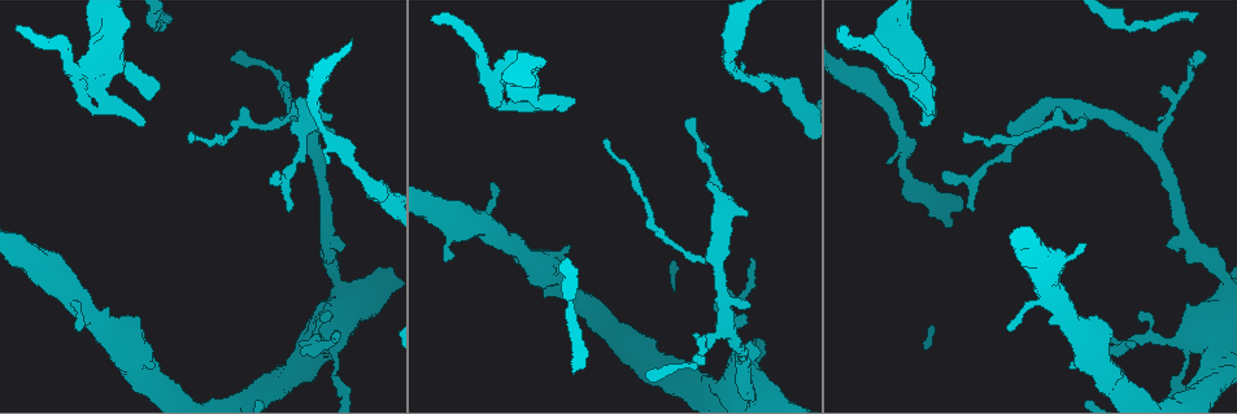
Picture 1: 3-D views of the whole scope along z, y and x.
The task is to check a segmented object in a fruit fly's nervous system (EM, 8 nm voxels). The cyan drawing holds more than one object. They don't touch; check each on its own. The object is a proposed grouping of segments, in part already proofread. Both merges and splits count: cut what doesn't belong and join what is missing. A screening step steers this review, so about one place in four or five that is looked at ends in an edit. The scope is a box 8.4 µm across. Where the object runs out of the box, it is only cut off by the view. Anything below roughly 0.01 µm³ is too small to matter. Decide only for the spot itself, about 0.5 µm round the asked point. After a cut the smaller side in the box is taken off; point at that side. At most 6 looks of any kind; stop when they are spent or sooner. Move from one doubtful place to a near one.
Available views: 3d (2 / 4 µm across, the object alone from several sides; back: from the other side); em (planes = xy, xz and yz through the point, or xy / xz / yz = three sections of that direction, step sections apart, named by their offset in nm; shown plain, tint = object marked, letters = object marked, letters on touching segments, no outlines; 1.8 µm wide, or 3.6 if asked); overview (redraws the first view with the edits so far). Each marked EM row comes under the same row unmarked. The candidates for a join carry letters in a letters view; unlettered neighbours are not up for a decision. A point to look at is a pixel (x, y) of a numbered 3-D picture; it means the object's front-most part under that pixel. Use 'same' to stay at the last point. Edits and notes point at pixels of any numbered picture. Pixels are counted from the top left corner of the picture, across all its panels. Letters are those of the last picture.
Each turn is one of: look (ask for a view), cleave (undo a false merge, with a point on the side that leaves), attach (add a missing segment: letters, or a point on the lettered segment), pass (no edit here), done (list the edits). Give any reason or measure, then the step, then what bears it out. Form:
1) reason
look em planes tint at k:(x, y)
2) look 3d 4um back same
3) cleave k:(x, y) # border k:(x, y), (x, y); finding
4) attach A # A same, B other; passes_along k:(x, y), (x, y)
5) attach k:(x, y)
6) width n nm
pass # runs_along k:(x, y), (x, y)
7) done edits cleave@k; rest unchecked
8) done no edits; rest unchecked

free end
look 3d 4um at 1:(741, 66)

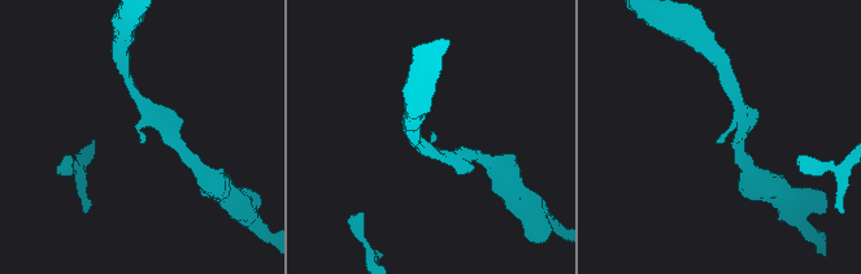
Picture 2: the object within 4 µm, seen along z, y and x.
shape alone is not enough
look em yz step 8 letters at 2:(434, 133)

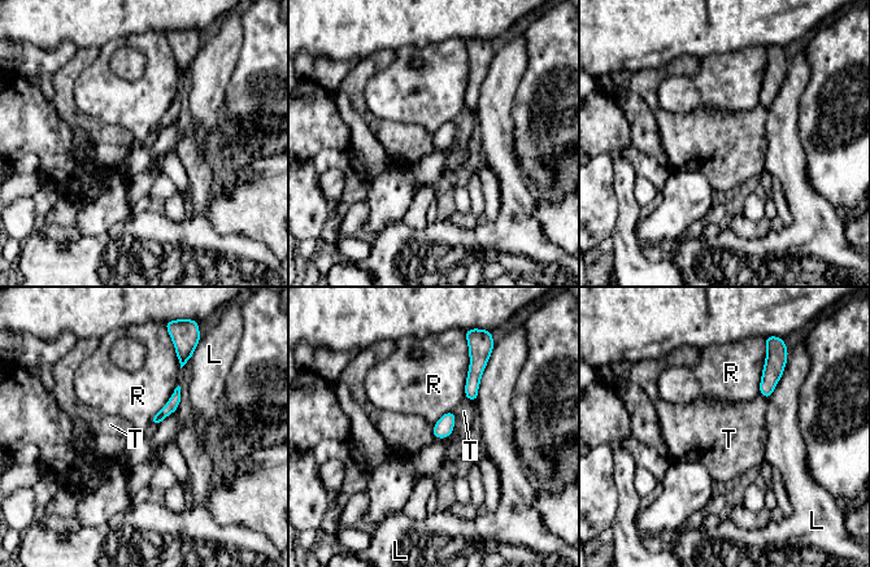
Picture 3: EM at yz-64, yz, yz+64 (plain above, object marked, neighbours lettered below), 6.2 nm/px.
look em xz step 4 letters same

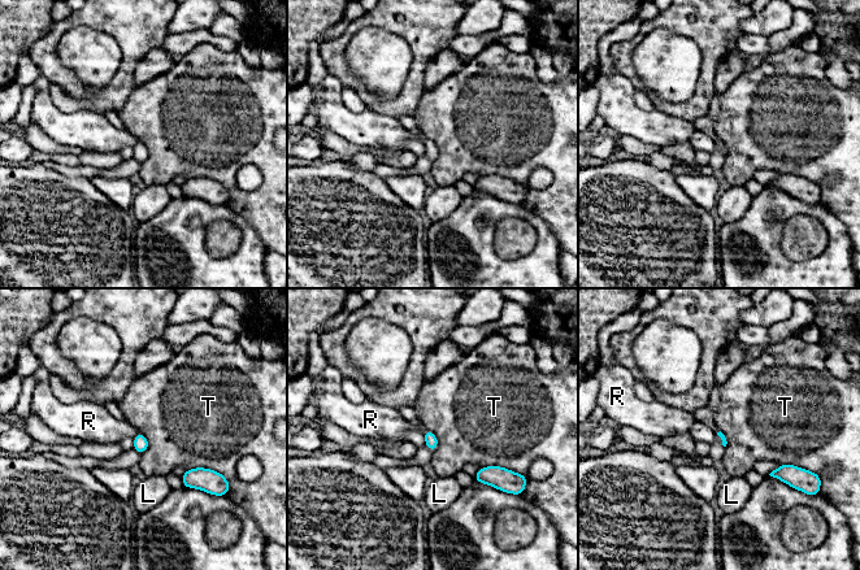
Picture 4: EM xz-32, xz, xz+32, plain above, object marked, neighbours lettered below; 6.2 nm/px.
pass # L other, R other, T other; border 4:(186, 469), (211, 468), (222, 475); none of them fits

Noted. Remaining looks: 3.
free end
look 3d 4um at 1:(1125, 136)

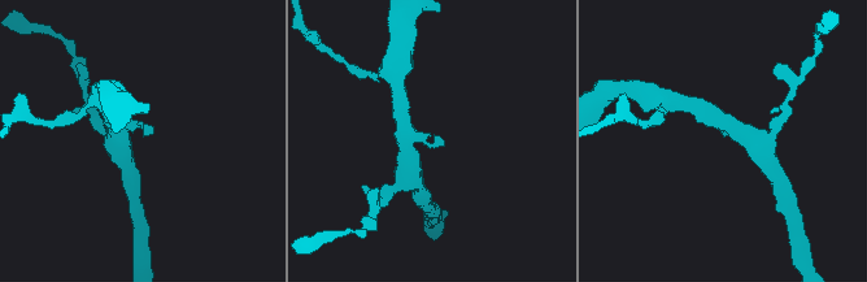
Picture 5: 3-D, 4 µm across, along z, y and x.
look em xy step 4 tint at 5:(153, 129)

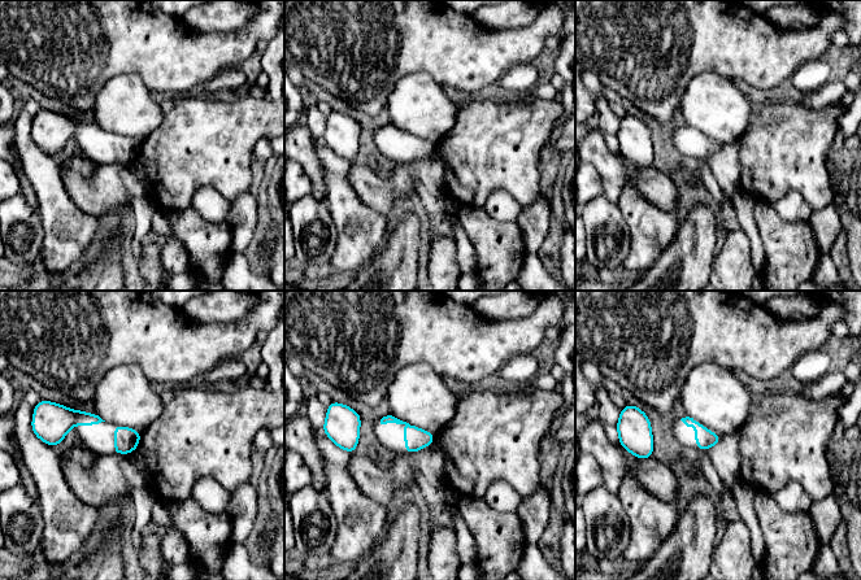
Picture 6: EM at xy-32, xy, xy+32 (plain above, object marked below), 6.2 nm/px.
look em planes letters same

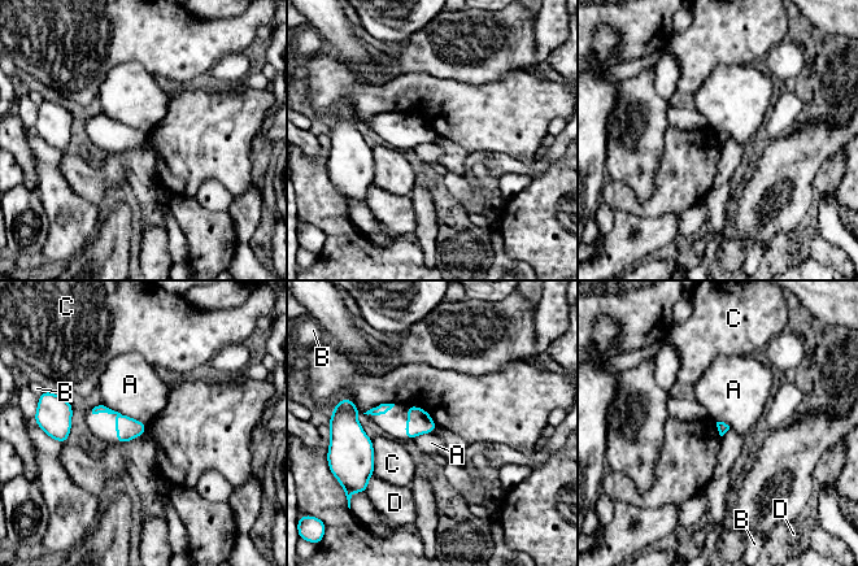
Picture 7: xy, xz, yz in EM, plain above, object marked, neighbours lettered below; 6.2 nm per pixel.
longest_contact A 300 nm
pass # A other, B other, C other, D other; no lettered segment goes on from it

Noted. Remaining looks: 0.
done no edits; rest unchecked

